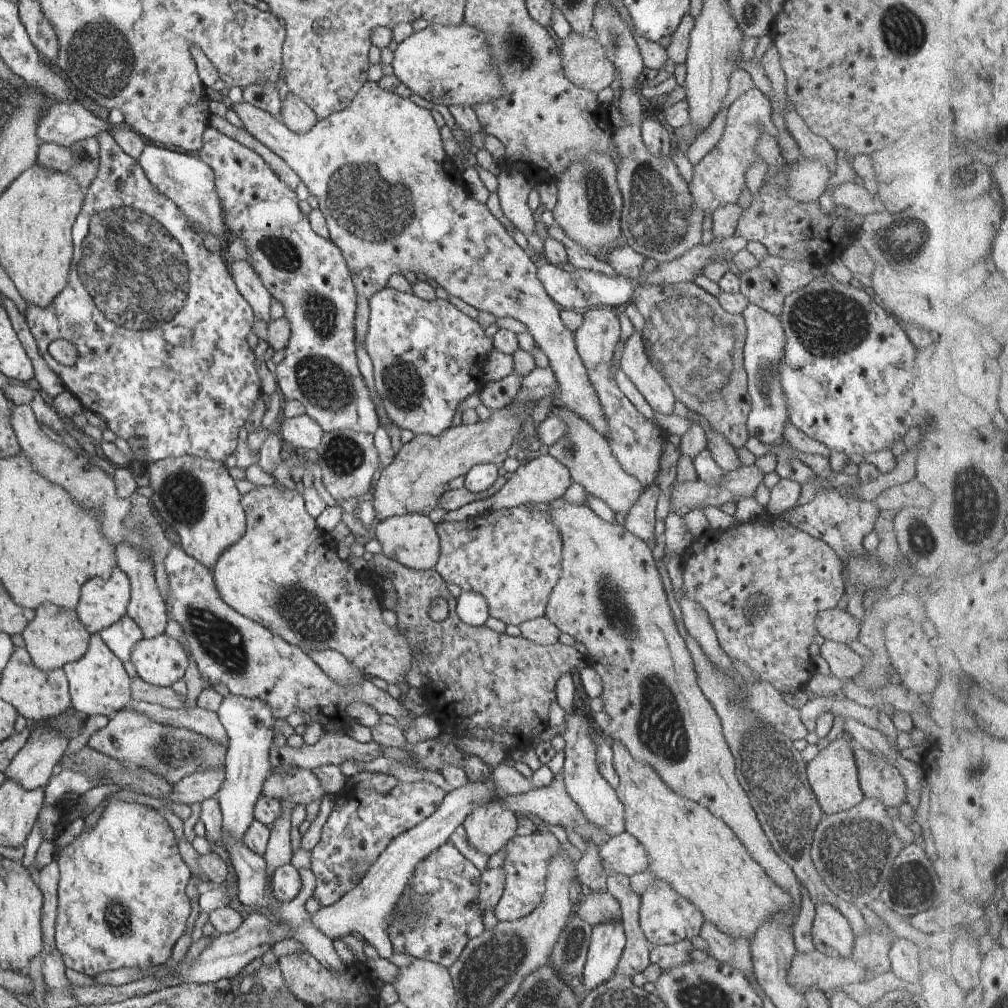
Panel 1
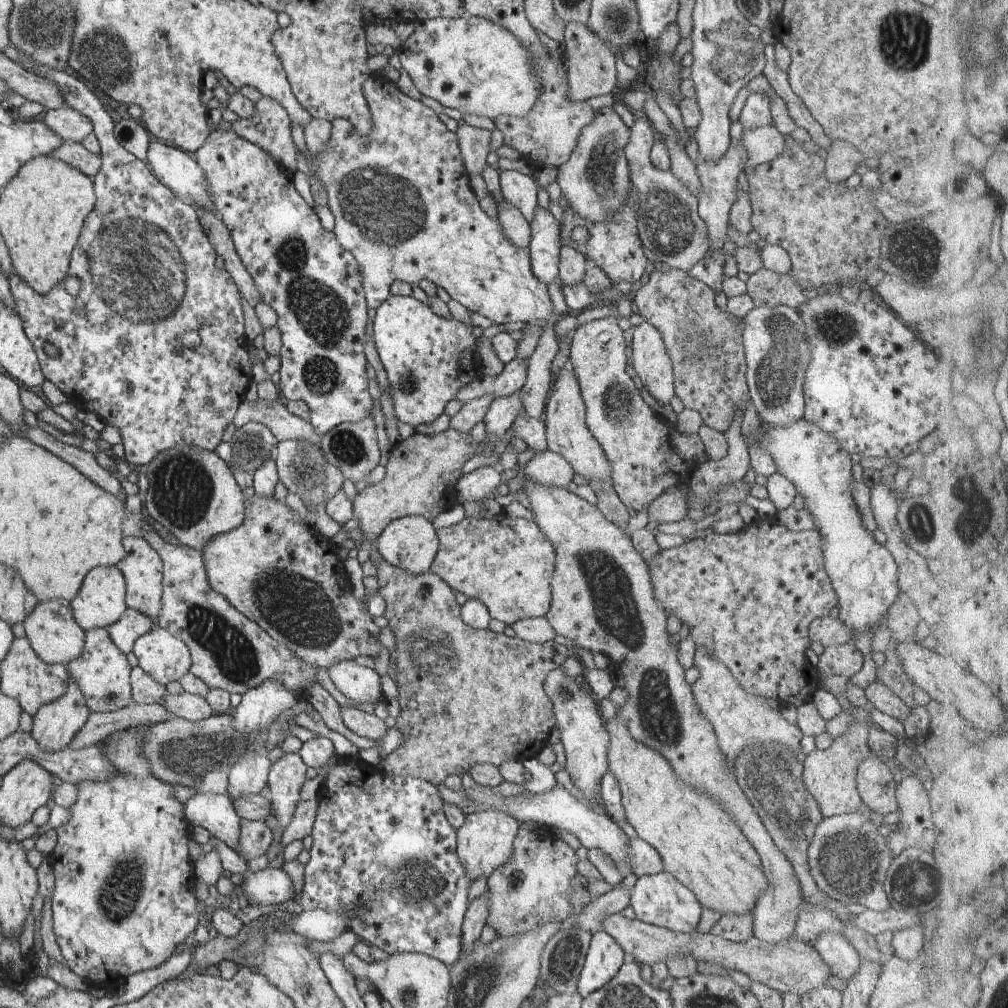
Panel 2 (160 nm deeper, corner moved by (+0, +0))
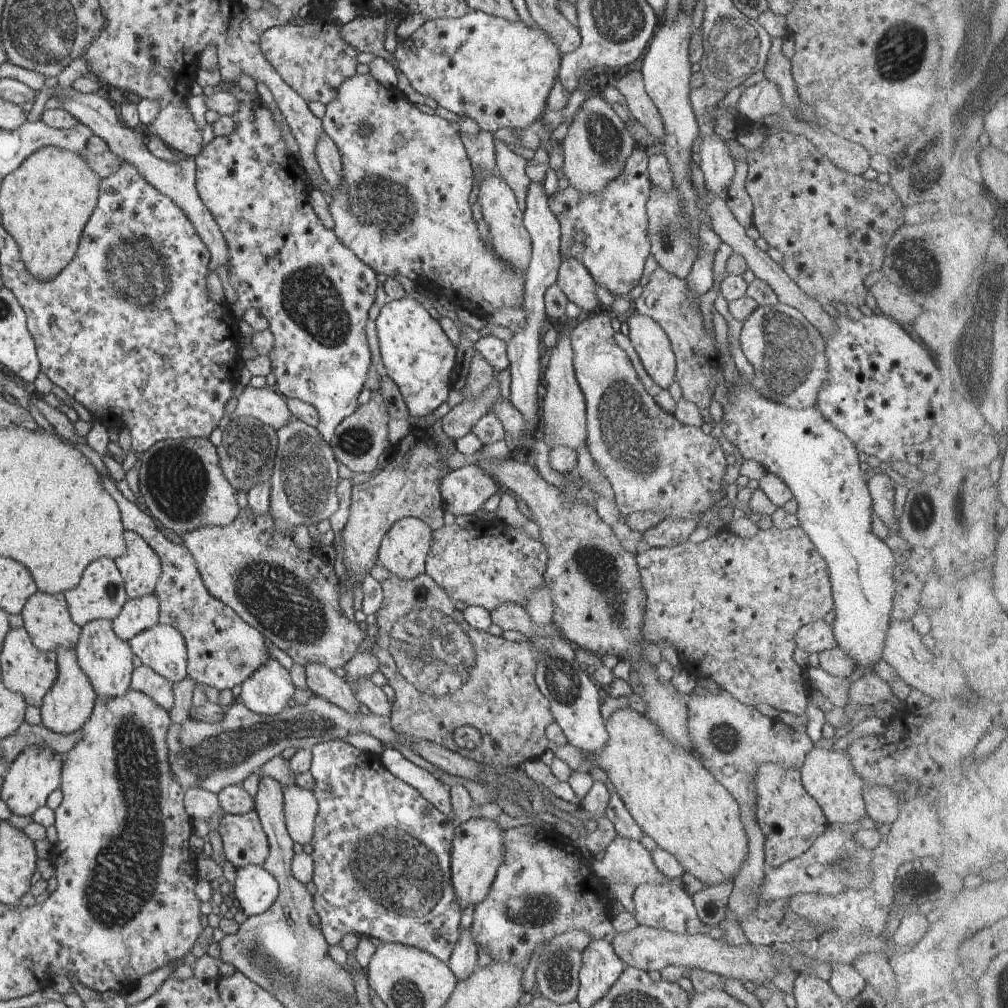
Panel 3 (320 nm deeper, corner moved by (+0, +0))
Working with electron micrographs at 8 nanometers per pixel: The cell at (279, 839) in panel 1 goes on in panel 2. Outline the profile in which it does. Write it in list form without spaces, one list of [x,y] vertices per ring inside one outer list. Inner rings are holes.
[[[284,753],[268,770],[266,784],[271,792],[270,806],[282,829],[289,822],[299,800],[299,788],[305,780],[305,770],[307,767],[297,753]]]

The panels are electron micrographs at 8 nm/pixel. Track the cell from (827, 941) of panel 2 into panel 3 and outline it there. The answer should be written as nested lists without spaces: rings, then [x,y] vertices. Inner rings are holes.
[[[831,963],[830,967],[828,983],[833,992],[843,1004],[853,1000],[863,990],[864,978],[852,965]]]

